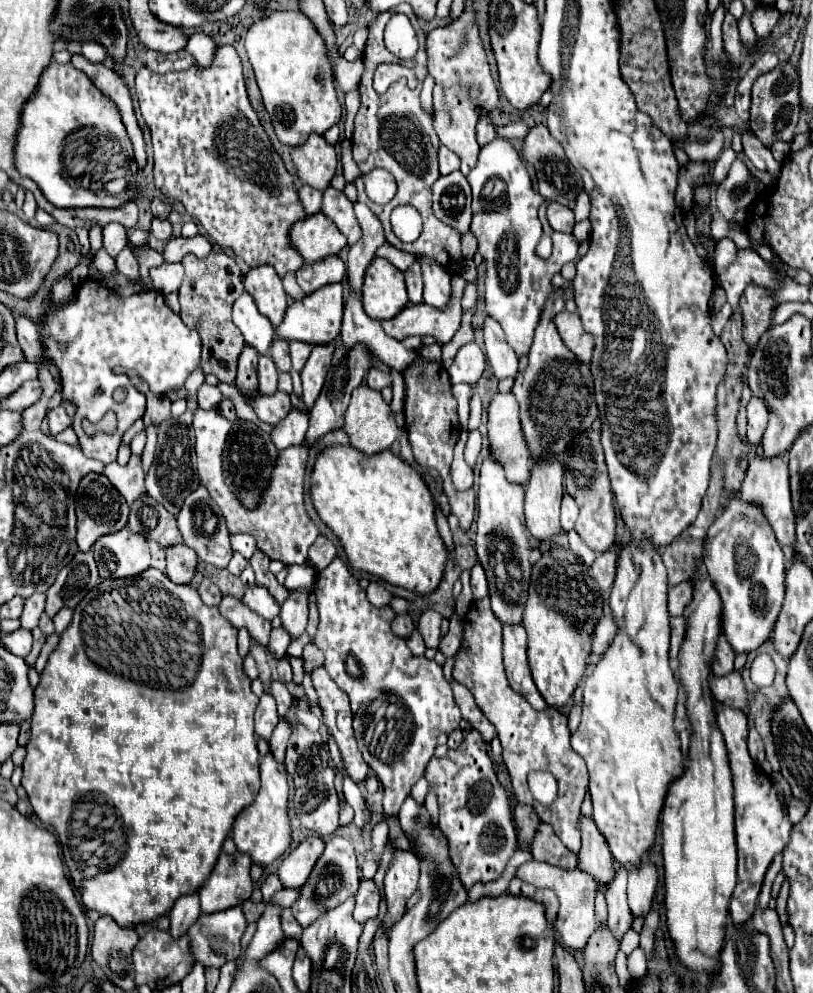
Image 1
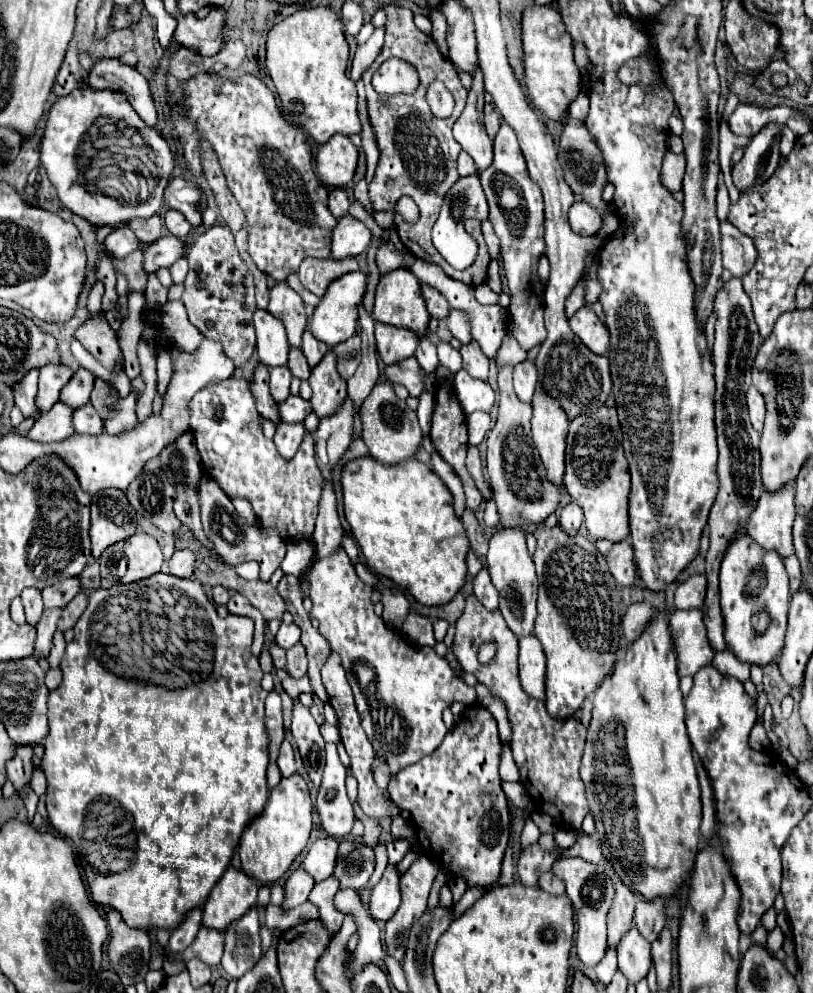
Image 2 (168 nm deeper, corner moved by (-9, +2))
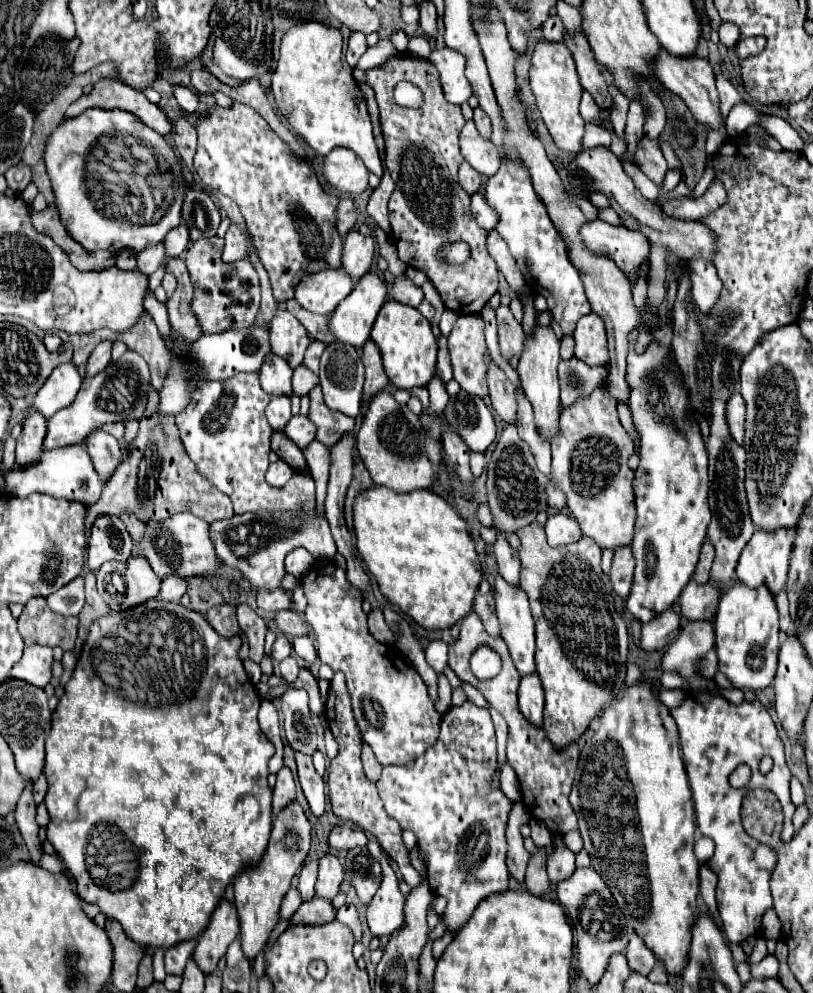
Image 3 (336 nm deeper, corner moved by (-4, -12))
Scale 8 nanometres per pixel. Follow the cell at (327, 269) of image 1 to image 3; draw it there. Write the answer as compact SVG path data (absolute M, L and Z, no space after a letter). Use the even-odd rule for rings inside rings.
M341 270L305 274L295 288L295 300L309 312L329 314L353 290L353 280Z

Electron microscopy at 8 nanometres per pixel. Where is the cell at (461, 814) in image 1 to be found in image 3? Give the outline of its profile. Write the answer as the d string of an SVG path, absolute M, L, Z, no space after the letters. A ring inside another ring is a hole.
M467 700L463 706L449 708L443 714L439 738L423 758L409 762L409 766L383 768L377 782L387 814L395 818L403 830L415 832L417 846L425 852L429 886L435 894L447 900L443 920L449 930L459 930L471 918L481 900L507 890L509 872L505 866L505 824L513 802L501 790L491 790L495 766L497 742L491 716L485 708L477 708Z

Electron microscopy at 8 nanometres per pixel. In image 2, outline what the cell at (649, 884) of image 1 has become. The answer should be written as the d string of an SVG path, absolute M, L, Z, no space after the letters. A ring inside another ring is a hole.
M640 900L636 904L634 922L636 922L638 932L648 942L654 942L660 936L664 924L666 924L666 918L664 918L664 902L662 900L652 900L652 902Z

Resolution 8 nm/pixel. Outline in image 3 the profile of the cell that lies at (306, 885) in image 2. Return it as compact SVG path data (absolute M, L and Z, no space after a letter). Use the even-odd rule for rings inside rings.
M311 860L303 866L299 874L299 884L297 884L297 890L303 902L309 902L315 896L315 880L317 880L317 860Z

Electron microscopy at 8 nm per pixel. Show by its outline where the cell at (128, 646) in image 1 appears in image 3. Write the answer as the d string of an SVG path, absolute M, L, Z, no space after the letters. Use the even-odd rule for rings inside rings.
M147 600L145 610L137 616L133 608L119 614L101 616L91 624L73 676L67 682L65 694L59 698L59 704L53 712L45 756L45 776L49 782L45 806L51 816L47 826L47 840L53 844L67 870L73 874L79 896L85 902L95 904L107 918L123 924L125 934L141 946L171 948L177 942L199 936L207 926L215 906L223 898L227 884L245 866L255 864L263 856L269 842L271 790L267 786L267 762L273 756L273 746L257 722L261 700L249 682L239 658L241 644L243 642L239 636L223 638L199 612L189 610L179 602L165 602L165 612L159 612L159 608Z

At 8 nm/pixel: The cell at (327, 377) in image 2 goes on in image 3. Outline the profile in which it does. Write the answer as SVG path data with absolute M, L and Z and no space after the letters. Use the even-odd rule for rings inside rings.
M315 386L309 394L311 408L309 408L309 420L317 426L317 440L325 446L333 446L343 432L349 432L355 426L355 420L345 416L343 412L327 408L323 402L321 386Z

